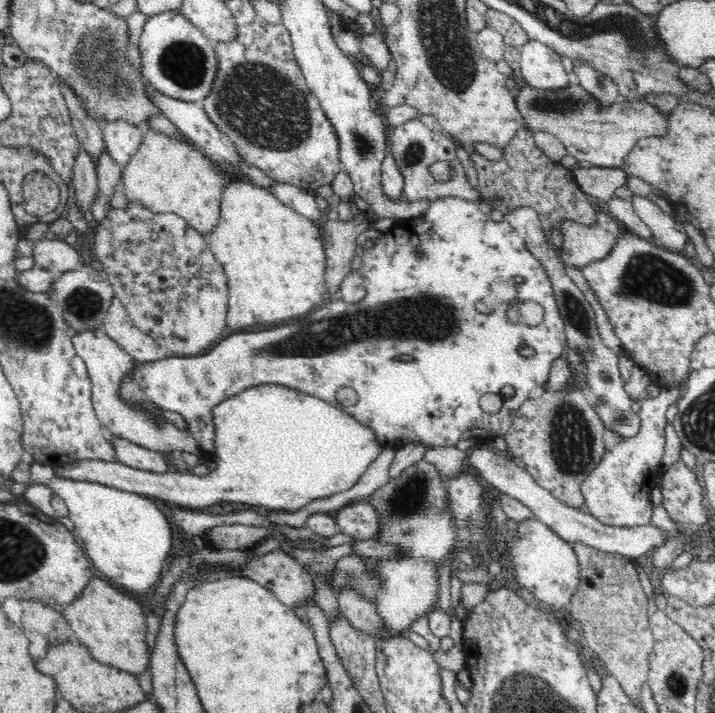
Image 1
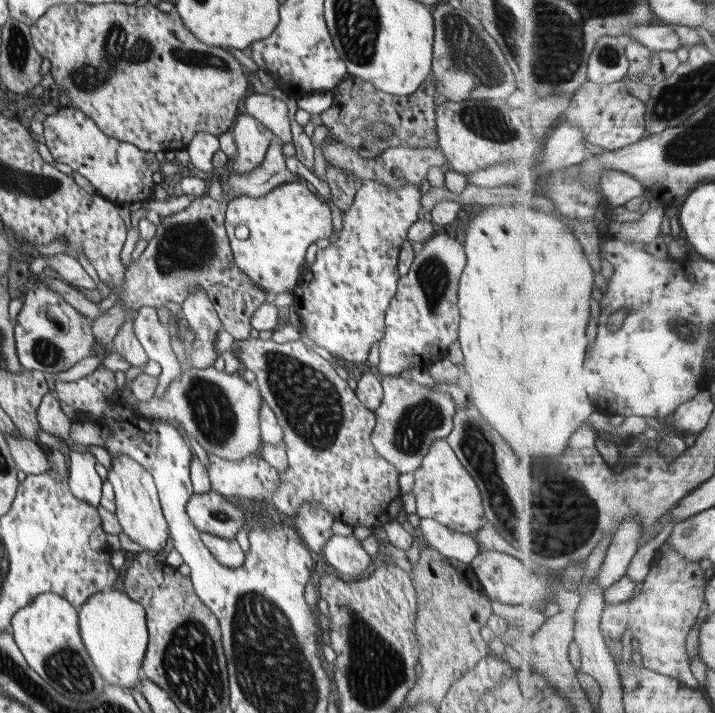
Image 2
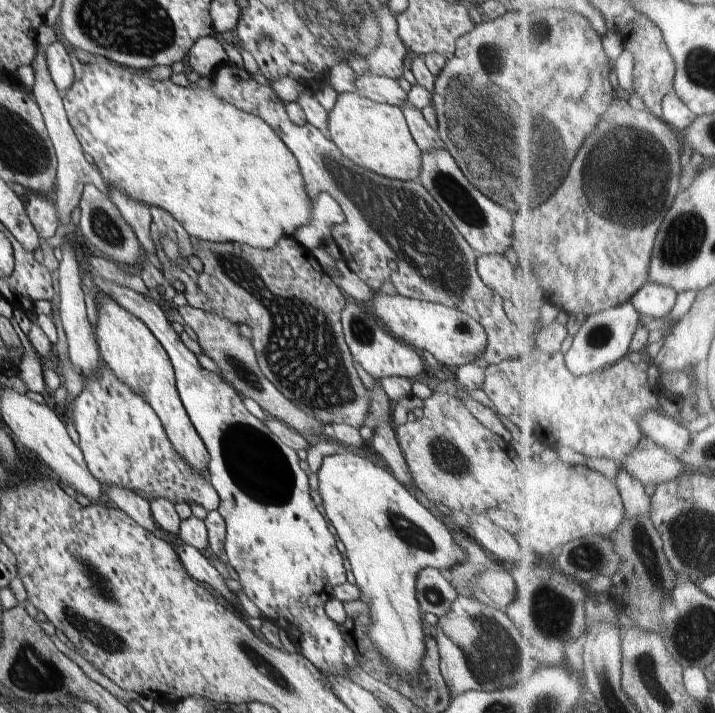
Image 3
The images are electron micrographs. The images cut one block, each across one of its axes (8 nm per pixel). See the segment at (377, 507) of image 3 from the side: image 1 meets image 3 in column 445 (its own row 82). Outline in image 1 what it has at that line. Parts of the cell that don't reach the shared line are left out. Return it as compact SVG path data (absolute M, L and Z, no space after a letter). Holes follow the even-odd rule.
M529 40L520 49L520 74L527 86L537 88L538 90L566 88L571 81L566 71L563 70L560 55L549 46L538 41Z

